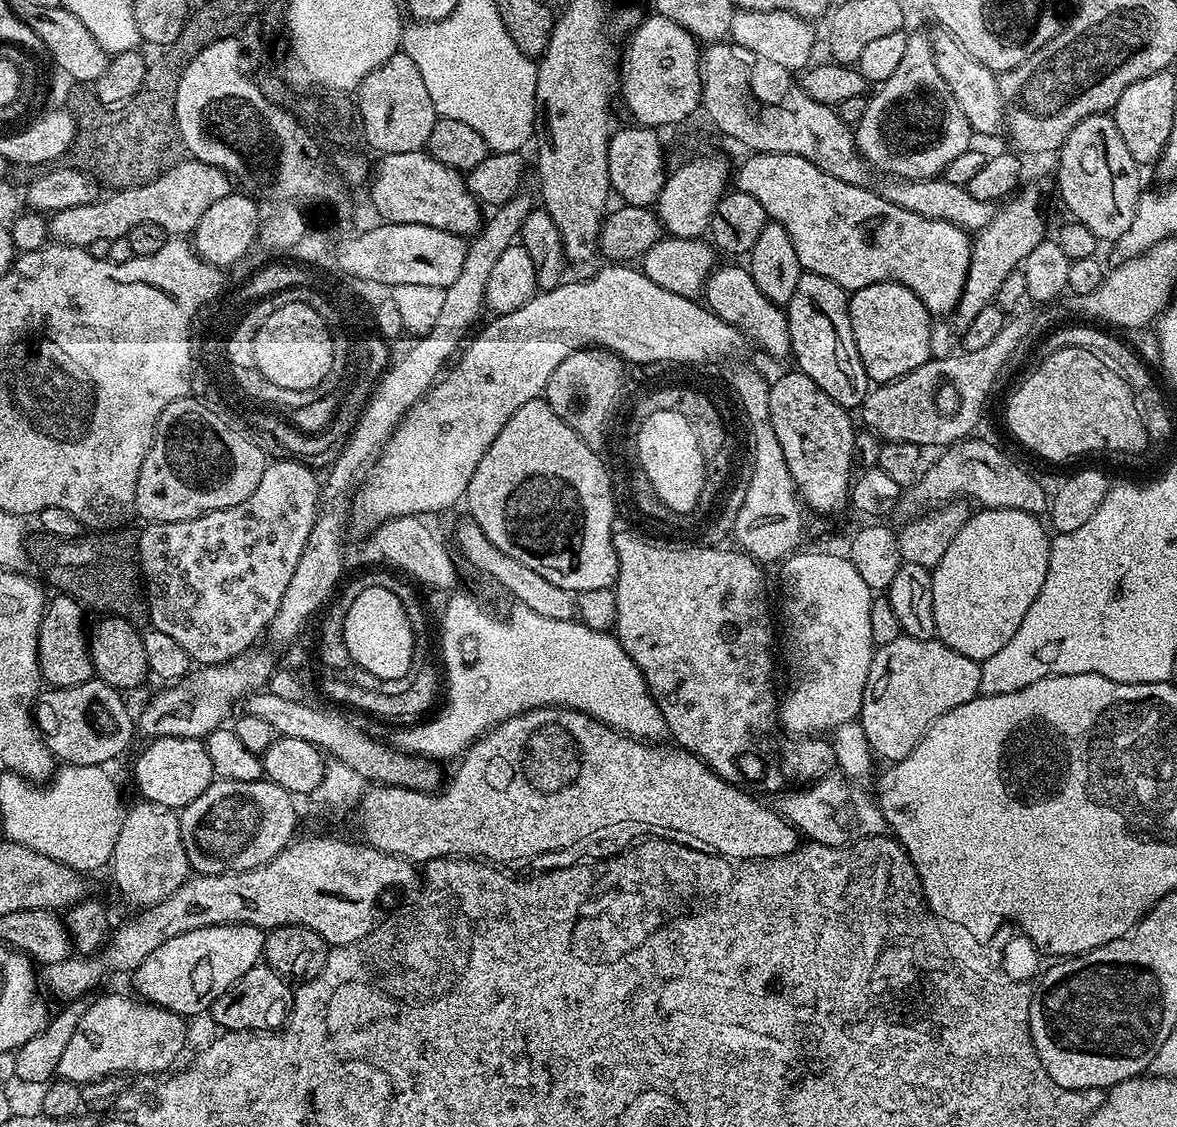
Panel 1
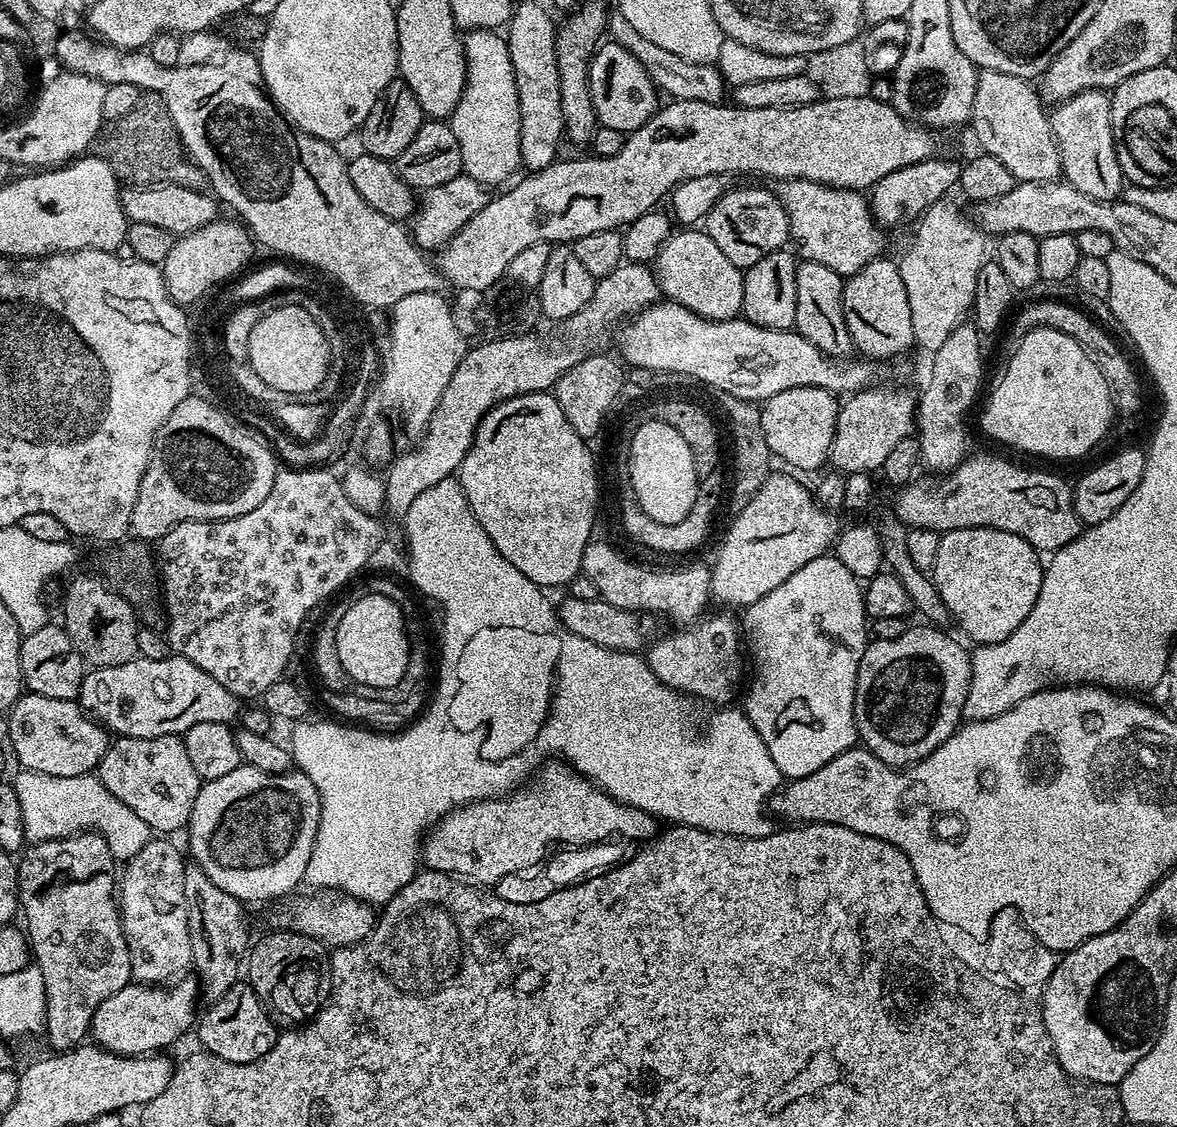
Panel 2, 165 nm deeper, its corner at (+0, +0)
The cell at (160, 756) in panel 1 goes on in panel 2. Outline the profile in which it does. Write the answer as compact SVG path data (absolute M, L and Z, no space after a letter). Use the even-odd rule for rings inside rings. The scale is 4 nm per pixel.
M180 736L113 739L100 760L98 775L102 786L106 786L118 802L126 802L126 806L130 806L130 810L134 810L156 834L172 834L168 832L176 832L179 828L181 831L187 825L202 783Z

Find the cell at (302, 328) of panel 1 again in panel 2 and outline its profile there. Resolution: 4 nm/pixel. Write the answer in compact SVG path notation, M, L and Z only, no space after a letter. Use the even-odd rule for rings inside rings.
M290 308L254 326L250 333L246 364L258 378L266 382L266 386L272 386L276 391L285 391L286 394L305 393L319 386L325 354L322 337L319 330L314 330L311 319L298 314L297 308Z

